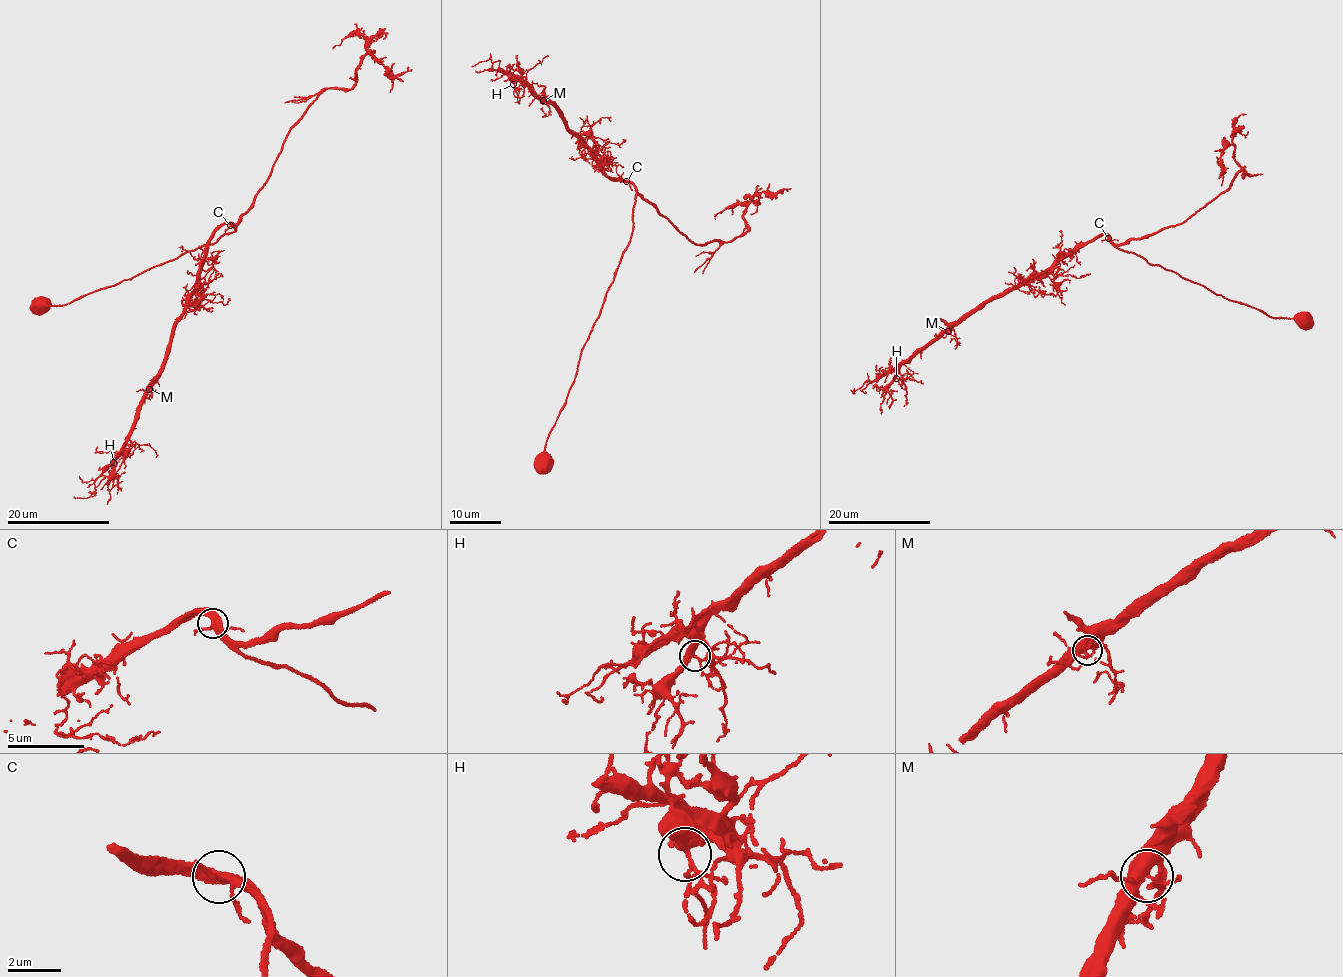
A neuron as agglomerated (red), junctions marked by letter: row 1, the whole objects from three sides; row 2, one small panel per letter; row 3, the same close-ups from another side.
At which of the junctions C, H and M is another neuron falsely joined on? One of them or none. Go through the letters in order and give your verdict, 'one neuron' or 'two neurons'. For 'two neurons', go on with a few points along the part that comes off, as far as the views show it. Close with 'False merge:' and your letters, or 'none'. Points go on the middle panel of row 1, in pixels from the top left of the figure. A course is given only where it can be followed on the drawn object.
C: one neuron
H: one neuron
M: one neuron
False merge: none

